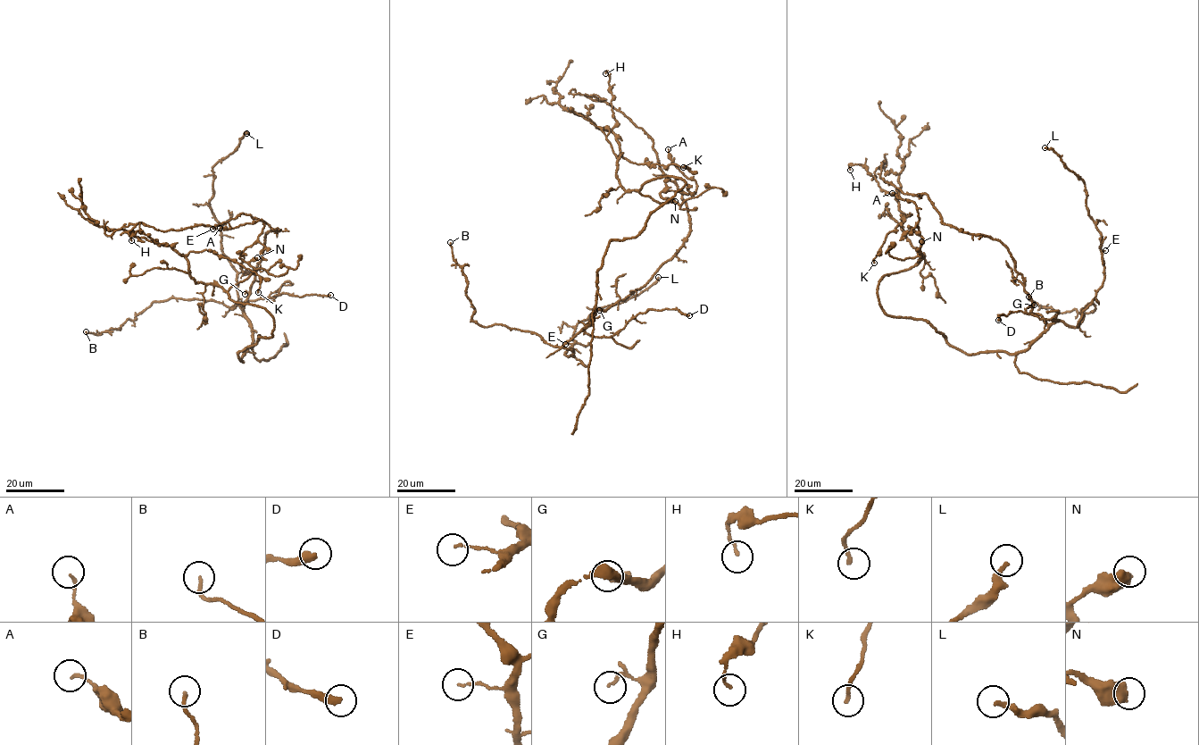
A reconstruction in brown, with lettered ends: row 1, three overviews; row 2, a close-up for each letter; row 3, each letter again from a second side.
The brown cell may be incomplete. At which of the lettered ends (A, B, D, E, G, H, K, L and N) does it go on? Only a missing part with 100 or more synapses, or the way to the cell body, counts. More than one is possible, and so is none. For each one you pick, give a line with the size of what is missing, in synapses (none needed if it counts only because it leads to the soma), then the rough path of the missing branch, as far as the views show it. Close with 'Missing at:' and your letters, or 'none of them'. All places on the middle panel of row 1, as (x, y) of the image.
Missing at: none of them

